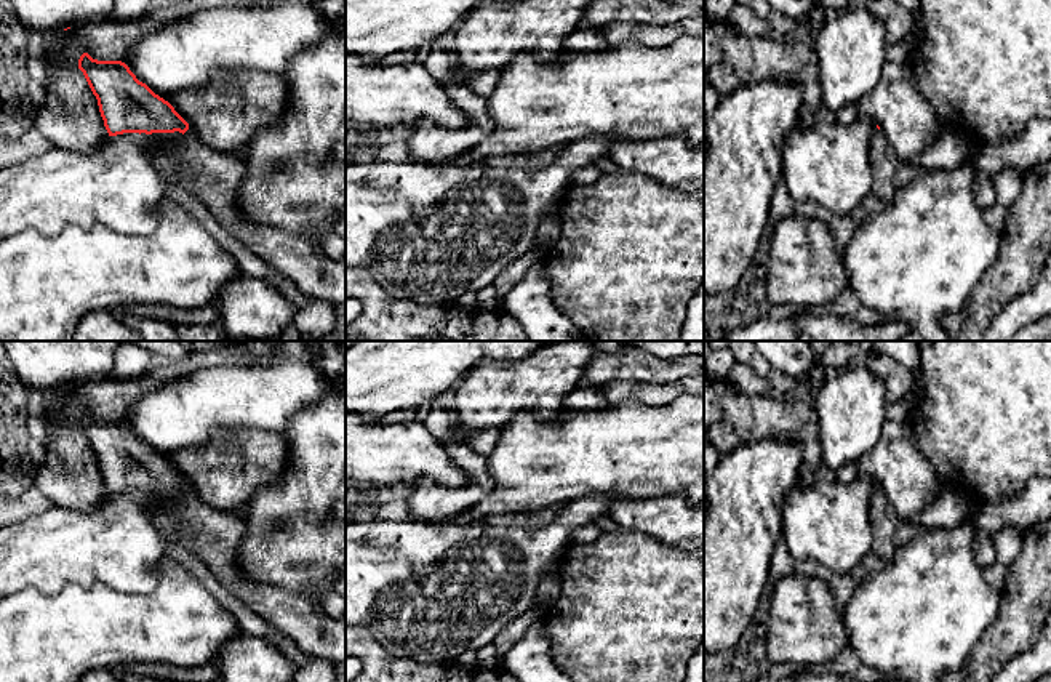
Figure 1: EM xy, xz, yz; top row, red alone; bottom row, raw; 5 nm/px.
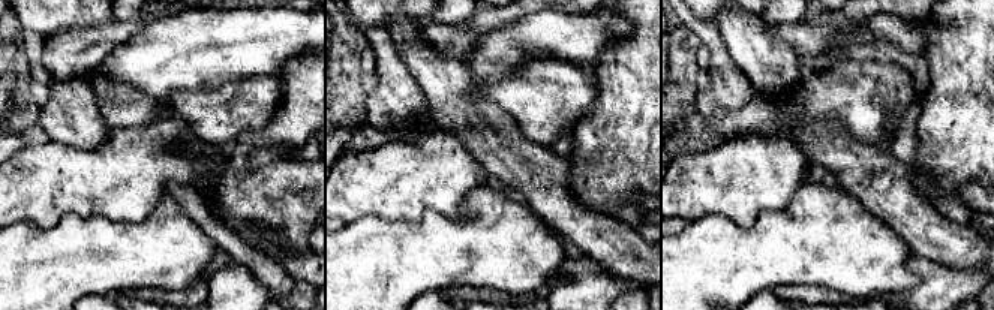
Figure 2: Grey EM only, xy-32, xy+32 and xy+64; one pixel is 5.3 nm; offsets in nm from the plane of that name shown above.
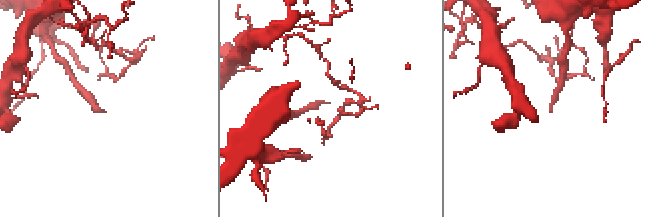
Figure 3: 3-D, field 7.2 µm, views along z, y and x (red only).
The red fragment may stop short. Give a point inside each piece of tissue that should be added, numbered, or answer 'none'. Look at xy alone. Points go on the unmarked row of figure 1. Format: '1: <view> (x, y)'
1: xy (213, 535)

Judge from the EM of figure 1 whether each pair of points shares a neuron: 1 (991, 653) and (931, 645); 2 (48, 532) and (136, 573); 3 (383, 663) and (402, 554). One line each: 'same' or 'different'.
1: different
2: same
3: different

